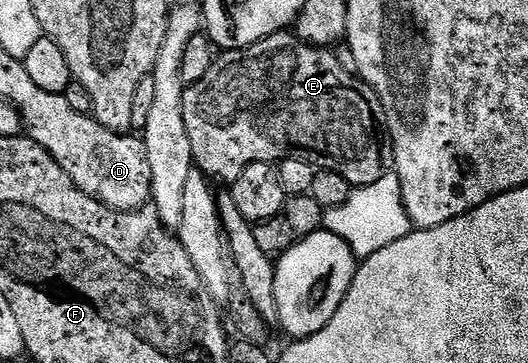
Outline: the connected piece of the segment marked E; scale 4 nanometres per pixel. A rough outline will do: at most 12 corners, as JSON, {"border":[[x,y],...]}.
{"border":[[276,32],[183,94],[194,165],[392,169],[385,111],[329,48]]}

